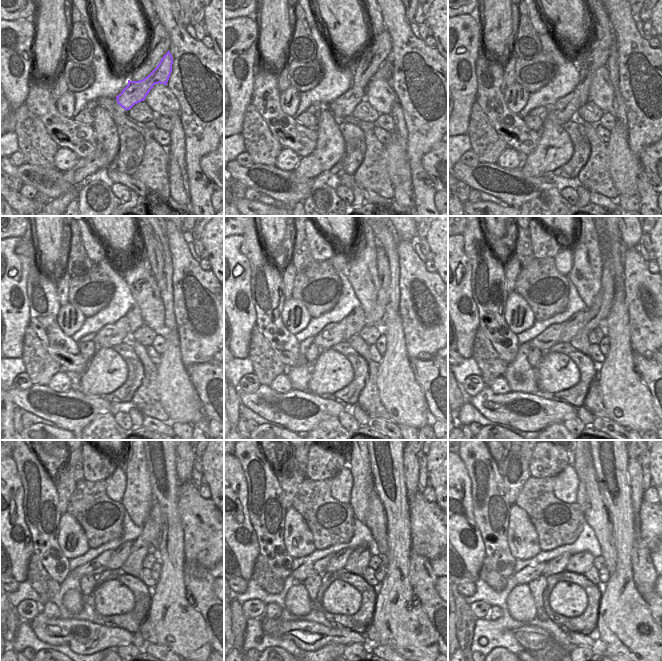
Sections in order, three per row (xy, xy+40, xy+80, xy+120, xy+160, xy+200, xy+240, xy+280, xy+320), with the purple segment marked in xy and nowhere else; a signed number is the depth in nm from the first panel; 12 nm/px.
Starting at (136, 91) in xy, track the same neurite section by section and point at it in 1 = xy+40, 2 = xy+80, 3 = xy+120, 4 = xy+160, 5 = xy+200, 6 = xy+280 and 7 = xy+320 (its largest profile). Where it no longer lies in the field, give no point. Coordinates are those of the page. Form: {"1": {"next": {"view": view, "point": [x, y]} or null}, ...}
{"1": {"next": {"view": "xy+40", "point": [341, 108]}}, "2": {"next": {"view": "xy+80", "point": [565, 109]}}, "3": {"next": {"view": "xy+120", "point": [110, 335]}}, "4": {"next": {"view": "xy+160", "point": [333, 333]}}, "5": {"next": {"view": "xy+200", "point": [545, 341]}}, "6": {"next": {"view": "xy+280", "point": [318, 567]}}, "7": {"next": {"view": "xy+320", "point": [527, 574]}}}

